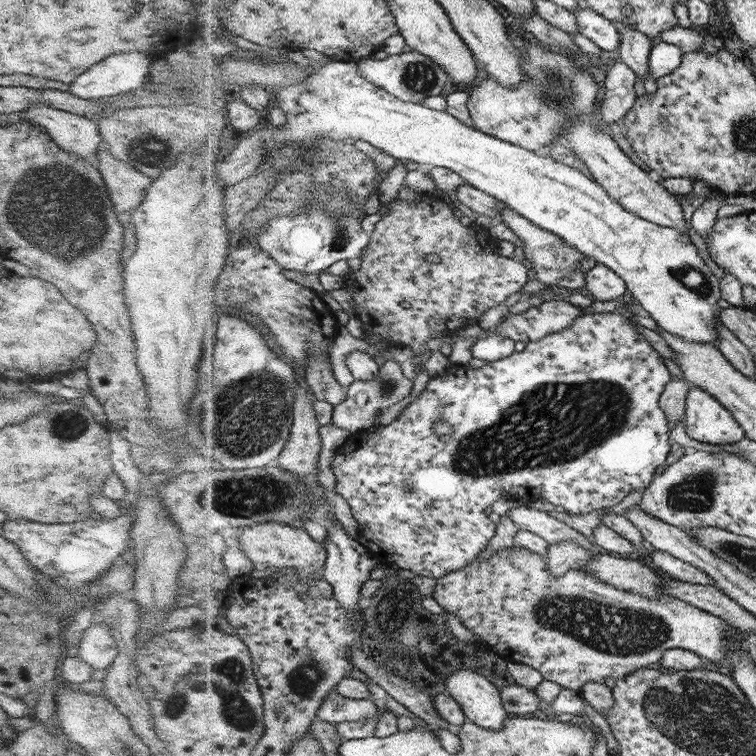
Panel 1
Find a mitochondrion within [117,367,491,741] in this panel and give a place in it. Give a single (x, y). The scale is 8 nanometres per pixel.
(228, 677)

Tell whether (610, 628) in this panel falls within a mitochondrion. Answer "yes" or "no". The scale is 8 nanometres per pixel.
yes

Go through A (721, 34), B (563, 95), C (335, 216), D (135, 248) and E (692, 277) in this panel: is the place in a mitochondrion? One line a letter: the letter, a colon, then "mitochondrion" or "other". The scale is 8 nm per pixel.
A: other
B: mitochondrion
C: mitochondrion
D: other
E: mitochondrion

